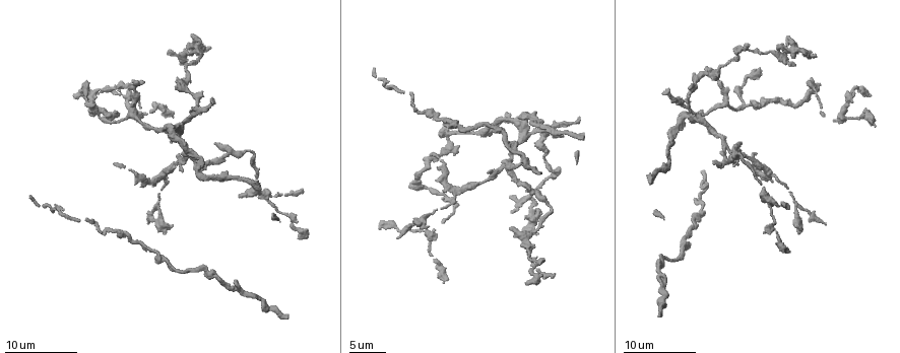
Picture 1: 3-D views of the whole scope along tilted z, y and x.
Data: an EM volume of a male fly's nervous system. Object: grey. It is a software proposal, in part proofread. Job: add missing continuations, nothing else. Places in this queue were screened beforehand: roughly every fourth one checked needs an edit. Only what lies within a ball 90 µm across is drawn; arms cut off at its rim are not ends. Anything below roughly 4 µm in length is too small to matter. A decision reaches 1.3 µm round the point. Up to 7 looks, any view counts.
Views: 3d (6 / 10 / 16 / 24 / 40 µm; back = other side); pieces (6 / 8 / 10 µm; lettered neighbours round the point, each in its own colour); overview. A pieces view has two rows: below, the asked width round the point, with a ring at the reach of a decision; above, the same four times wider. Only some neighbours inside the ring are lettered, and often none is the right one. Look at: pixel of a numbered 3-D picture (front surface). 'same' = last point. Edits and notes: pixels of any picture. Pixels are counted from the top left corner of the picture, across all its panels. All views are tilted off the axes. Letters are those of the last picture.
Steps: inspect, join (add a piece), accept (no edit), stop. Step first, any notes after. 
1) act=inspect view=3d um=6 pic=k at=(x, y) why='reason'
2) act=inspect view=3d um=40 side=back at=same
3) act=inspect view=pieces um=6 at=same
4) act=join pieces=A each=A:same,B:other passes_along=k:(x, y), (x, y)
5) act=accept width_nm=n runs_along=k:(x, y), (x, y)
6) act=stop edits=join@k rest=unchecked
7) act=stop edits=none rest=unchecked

act=inspect view=pieces um=8 pic=1 at=(511, 230)

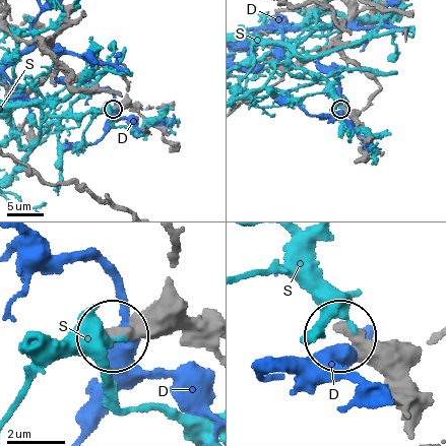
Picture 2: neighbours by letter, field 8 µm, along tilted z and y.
act=accept each=D:other,S:other found='no lettered piece goes on from it'

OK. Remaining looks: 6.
act=inspect view=3d um=10 pic=1 at=(216, 145) why='an open end'

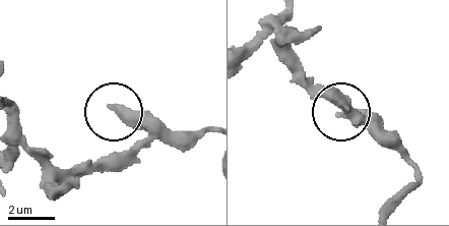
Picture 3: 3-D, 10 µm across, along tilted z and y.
act=inspect view=pieces um=10 pic=3 at=(339, 114)

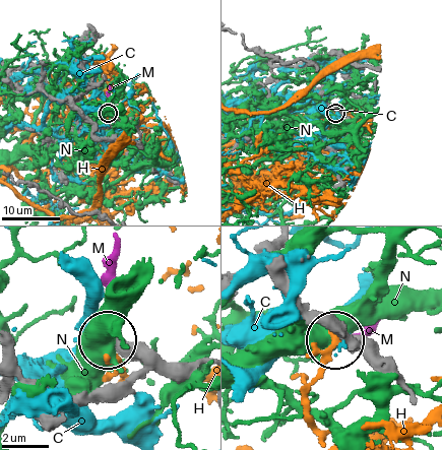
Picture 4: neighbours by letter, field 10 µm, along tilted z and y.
act=accept each=C:other,H:other,M:other,N:other found='no lettered piece goes on from it'

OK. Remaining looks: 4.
act=inspect view=pieces um=8 pic=1 at=(132, 80) why='branch stops here'

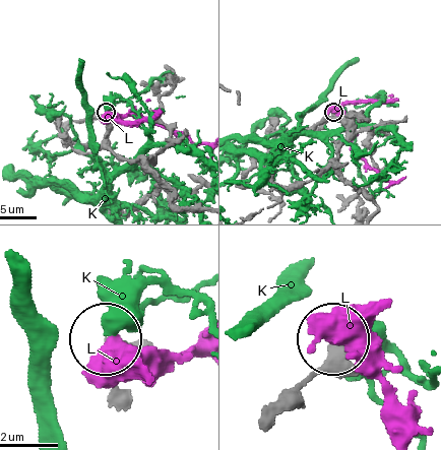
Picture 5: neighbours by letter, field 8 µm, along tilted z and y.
act=accept each=K:other,L:other found='none of them fits'

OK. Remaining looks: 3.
act=stop edits=none rest=unchecked

